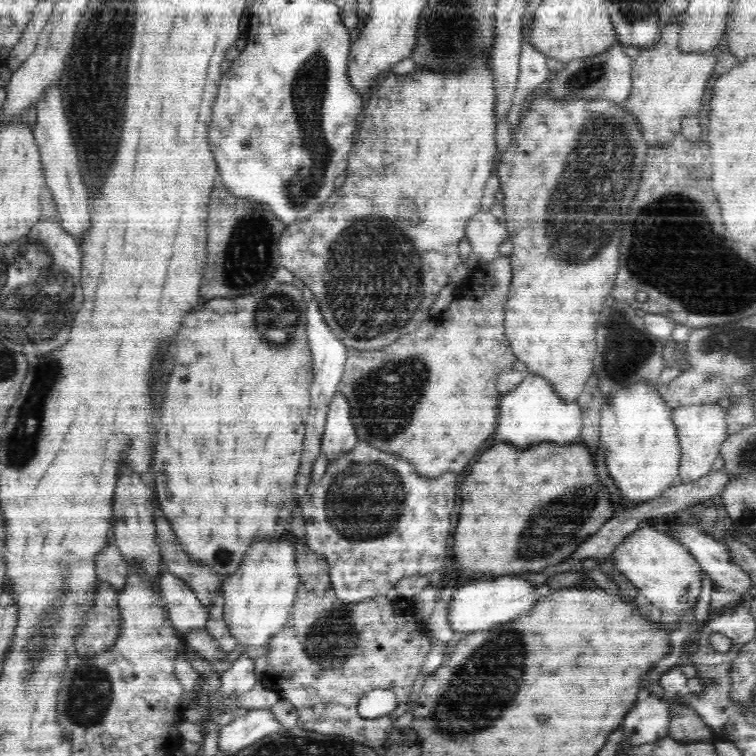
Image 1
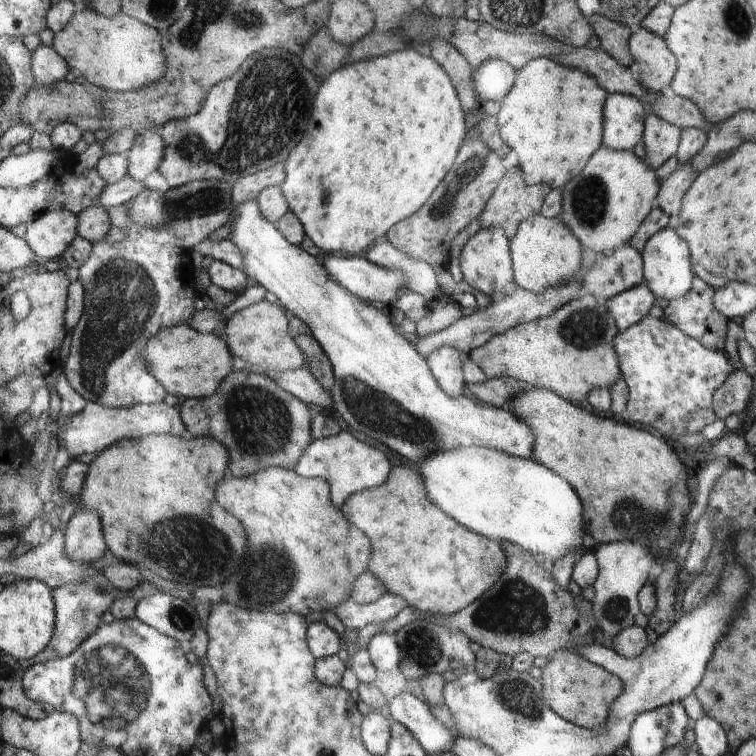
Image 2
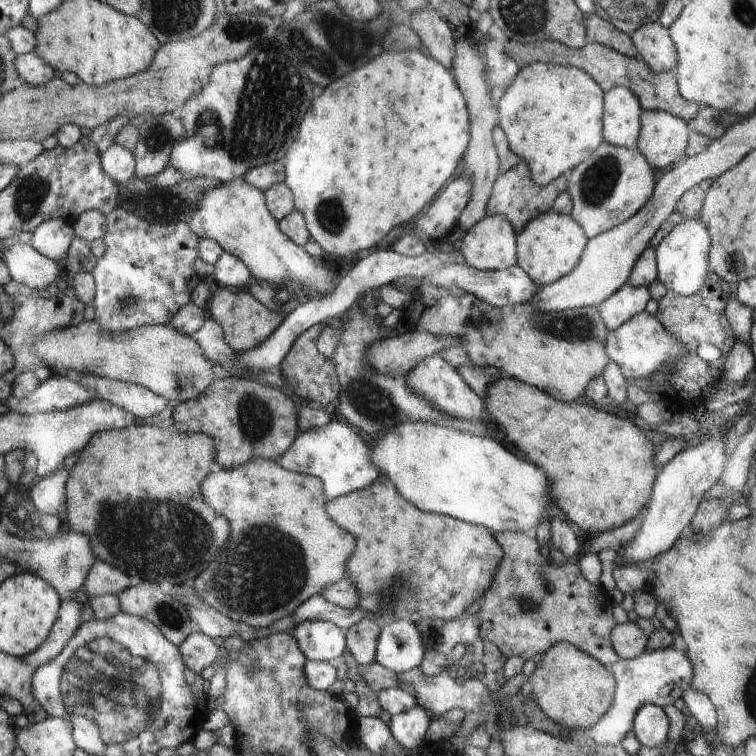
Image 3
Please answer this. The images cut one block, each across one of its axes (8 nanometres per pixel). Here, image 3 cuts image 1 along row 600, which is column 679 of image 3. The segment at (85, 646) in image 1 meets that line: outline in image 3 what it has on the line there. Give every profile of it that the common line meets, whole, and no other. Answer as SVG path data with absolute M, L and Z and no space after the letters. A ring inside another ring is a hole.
M553 39L534 43L517 43L508 40L504 50L517 63L518 67L529 66L529 64L536 62L565 65L584 70L601 86L602 90L608 91L618 87L628 88L637 96L637 99L641 100L642 107L648 111L665 111L688 121L692 120L704 107L701 104L689 102L681 95L674 71L654 74L654 71L651 71L641 58L628 58L628 56L619 54L601 43L592 42L583 48L572 49Z

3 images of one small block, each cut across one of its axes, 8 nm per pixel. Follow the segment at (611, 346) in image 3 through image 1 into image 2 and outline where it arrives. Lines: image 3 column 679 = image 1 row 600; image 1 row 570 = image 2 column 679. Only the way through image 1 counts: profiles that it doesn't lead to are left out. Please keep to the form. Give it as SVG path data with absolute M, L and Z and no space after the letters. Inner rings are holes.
M654 316L646 317L643 321L638 322L637 325L630 326L630 329L624 330L617 335L616 339L616 350L617 355L620 358L620 368L621 368L621 378L626 382L626 385L629 389L628 394L628 418L632 420L632 422L636 422L636 424L642 424L642 426L650 426L650 428L654 428L654 432L660 434L661 436L667 436L672 440L679 440L678 438L674 438L676 434L684 434L684 430L686 430L686 426L688 426L688 422L690 422L690 414L696 410L696 408L710 408L713 406L713 395L724 382L726 382L726 378L732 374L736 370L732 361L726 357L724 349L723 350L710 350L709 347L705 347L704 344L698 342L697 339L689 337L684 332L680 330L680 328L673 326L672 323L669 322L668 319L658 319L654 318Z

